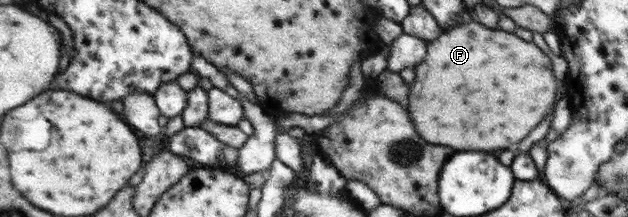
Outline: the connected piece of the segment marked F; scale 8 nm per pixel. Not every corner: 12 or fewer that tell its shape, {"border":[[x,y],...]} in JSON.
{"border":[[466,20],[427,42],[419,137],[507,149],[555,103],[547,55]]}

